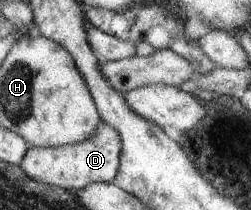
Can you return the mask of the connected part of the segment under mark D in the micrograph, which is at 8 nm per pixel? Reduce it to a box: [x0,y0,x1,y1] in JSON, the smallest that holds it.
[19,119,121,192]

